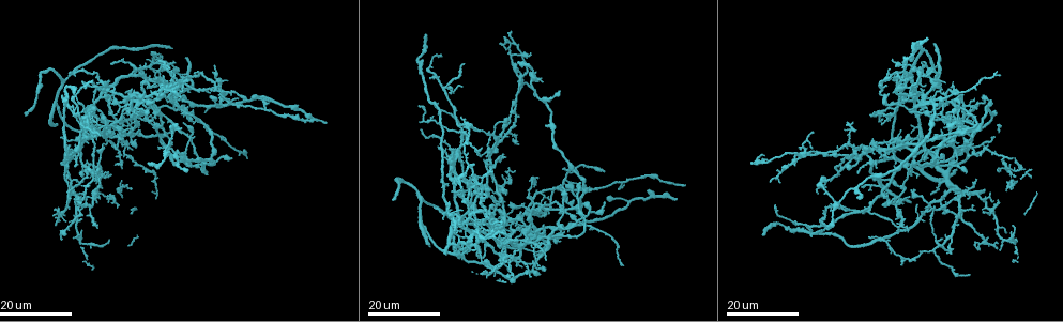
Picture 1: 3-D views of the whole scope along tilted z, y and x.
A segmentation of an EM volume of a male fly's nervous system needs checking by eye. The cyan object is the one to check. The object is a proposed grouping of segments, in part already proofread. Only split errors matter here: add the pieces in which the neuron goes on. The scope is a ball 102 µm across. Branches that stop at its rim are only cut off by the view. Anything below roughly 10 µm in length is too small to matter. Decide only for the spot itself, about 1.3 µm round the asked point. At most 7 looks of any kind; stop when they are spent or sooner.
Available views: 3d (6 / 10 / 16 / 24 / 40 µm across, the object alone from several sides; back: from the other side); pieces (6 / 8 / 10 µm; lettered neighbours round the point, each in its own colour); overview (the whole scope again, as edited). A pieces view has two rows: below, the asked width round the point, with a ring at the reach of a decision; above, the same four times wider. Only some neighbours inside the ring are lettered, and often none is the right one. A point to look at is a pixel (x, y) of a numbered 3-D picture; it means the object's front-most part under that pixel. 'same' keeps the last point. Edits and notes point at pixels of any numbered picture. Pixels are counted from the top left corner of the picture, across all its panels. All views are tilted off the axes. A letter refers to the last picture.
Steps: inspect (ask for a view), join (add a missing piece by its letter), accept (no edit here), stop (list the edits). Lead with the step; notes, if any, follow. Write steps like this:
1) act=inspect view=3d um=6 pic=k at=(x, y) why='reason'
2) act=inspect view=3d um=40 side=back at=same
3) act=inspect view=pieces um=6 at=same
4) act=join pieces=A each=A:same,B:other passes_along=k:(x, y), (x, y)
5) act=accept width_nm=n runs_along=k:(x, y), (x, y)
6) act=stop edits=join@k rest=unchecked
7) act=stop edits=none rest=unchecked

act=inspect view=3d um=24 pic=1 at=(112, 131) why='branch stops here'

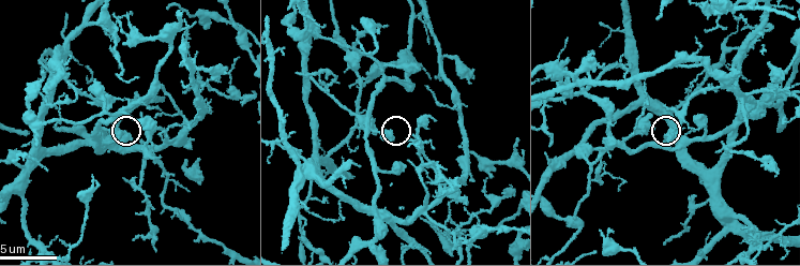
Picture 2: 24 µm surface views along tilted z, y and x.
act=inspect view=pieces um=10 pic=2 at=(392, 140) why='what lies round it'

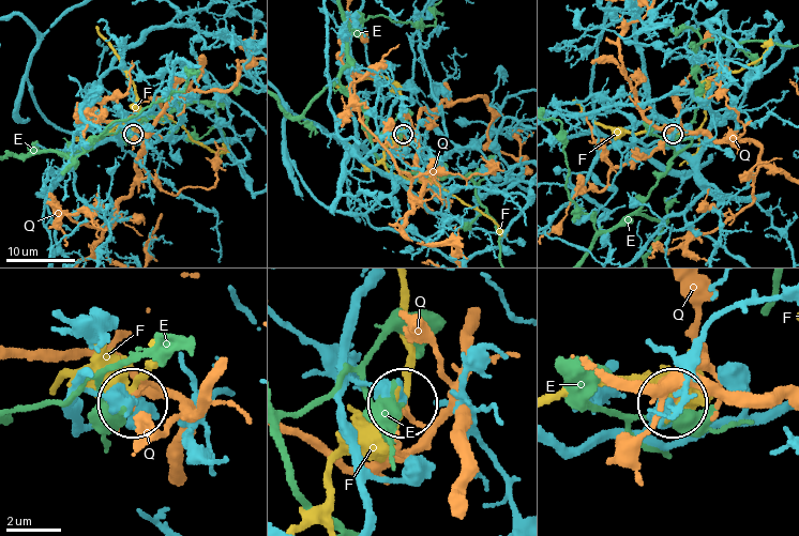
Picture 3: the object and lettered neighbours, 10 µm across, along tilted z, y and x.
act=accept width_nm=400 each=E:other,F:other,Q:other runs_along=3:(364, 515), (360, 460), (336, 395), (357, 380), (403, 400) found='no lettered piece goes on from it'

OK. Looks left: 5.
act=inspect view=3d um=16 pic=1 at=(81, 176) why='an open end'

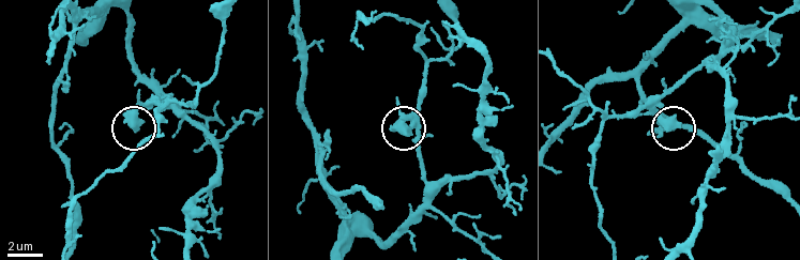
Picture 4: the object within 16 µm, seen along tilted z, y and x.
act=inspect view=pieces um=8 pic=4 at=(405, 133)

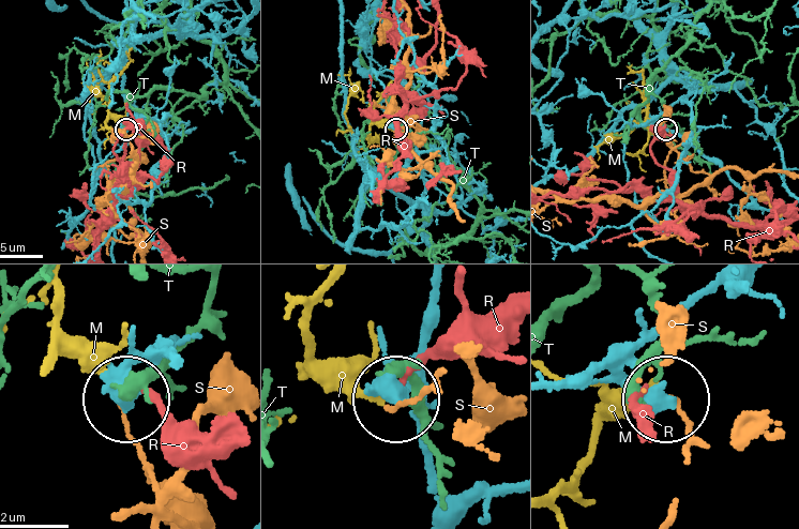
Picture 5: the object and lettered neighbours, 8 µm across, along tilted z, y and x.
act=accept width_nm=450 each=M:other,R:other,S:other,T:other found='no lettered piece goes on from it'

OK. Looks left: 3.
act=inspect view=3d um=24 pic=1 at=(69, 72) why='tapers out'

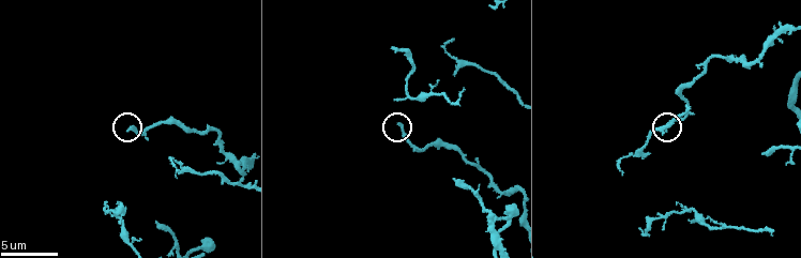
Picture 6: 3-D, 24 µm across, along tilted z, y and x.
act=inspect view=pieces um=10 pic=6 at=(129, 127)

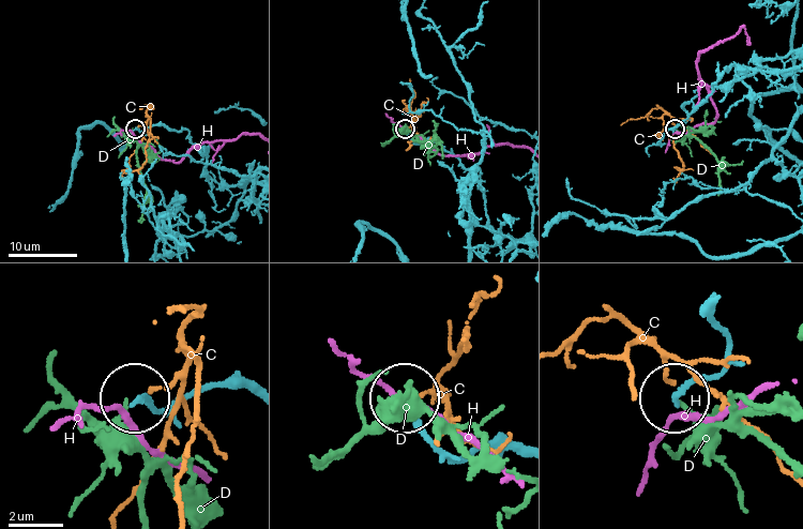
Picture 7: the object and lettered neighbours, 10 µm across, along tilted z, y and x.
act=accept each=C:other,D:other,H:other runs_along=7:(251, 391), (216, 384), (158, 410), (134, 401) found='none of them fits'

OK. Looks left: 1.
act=stop edits=none rest=unchecked

